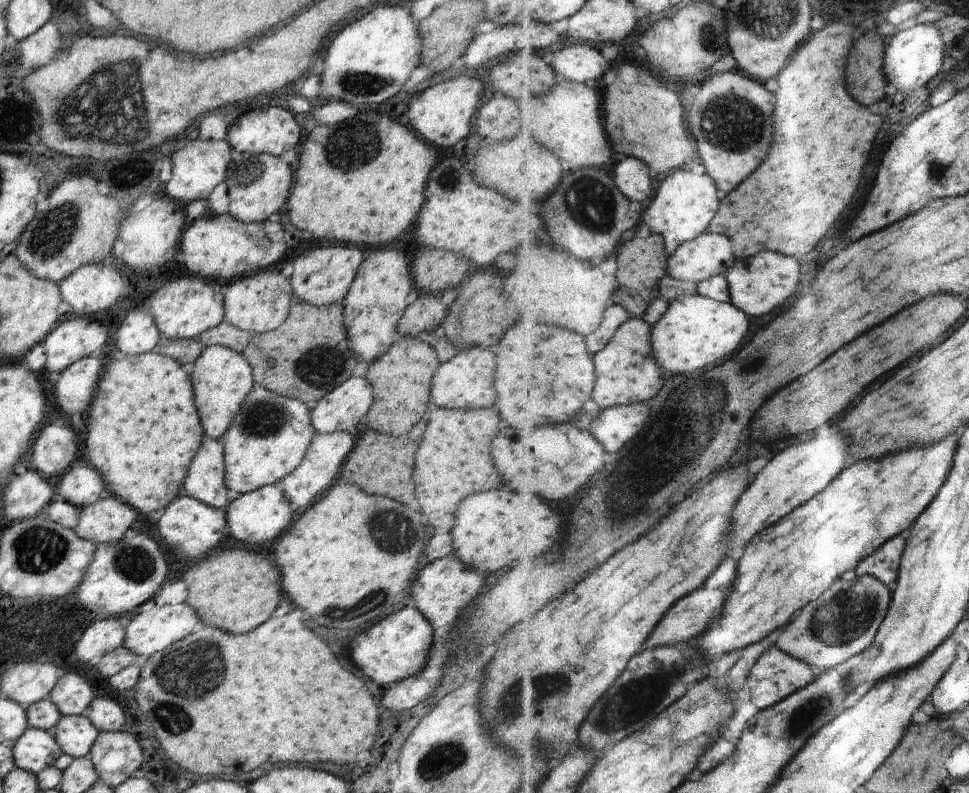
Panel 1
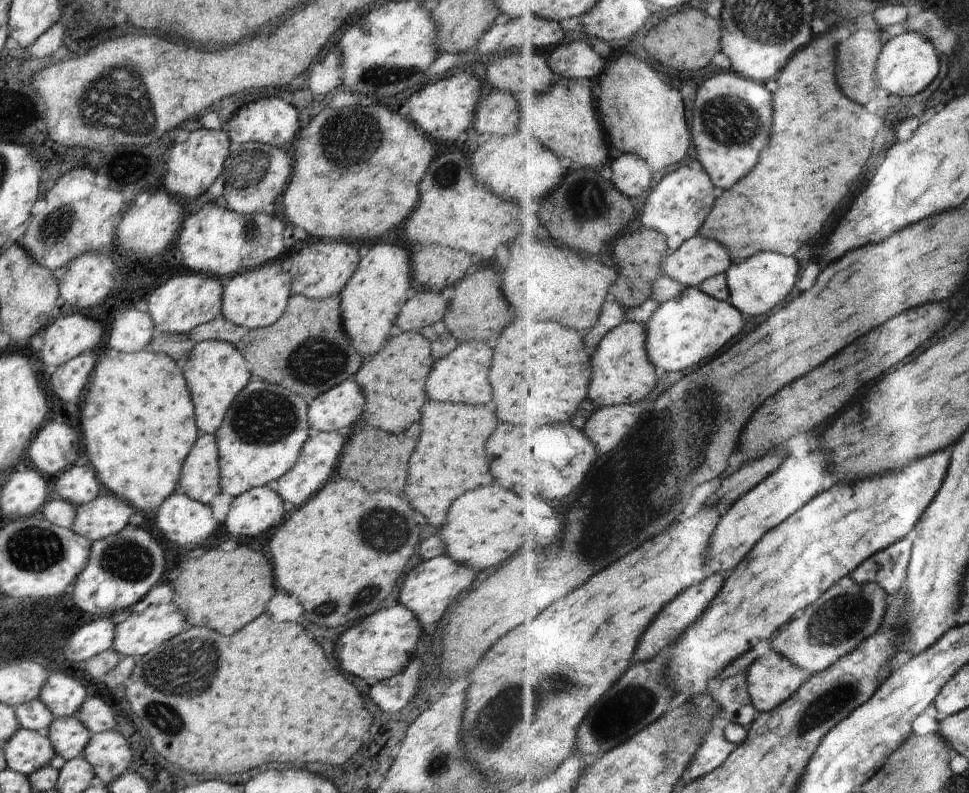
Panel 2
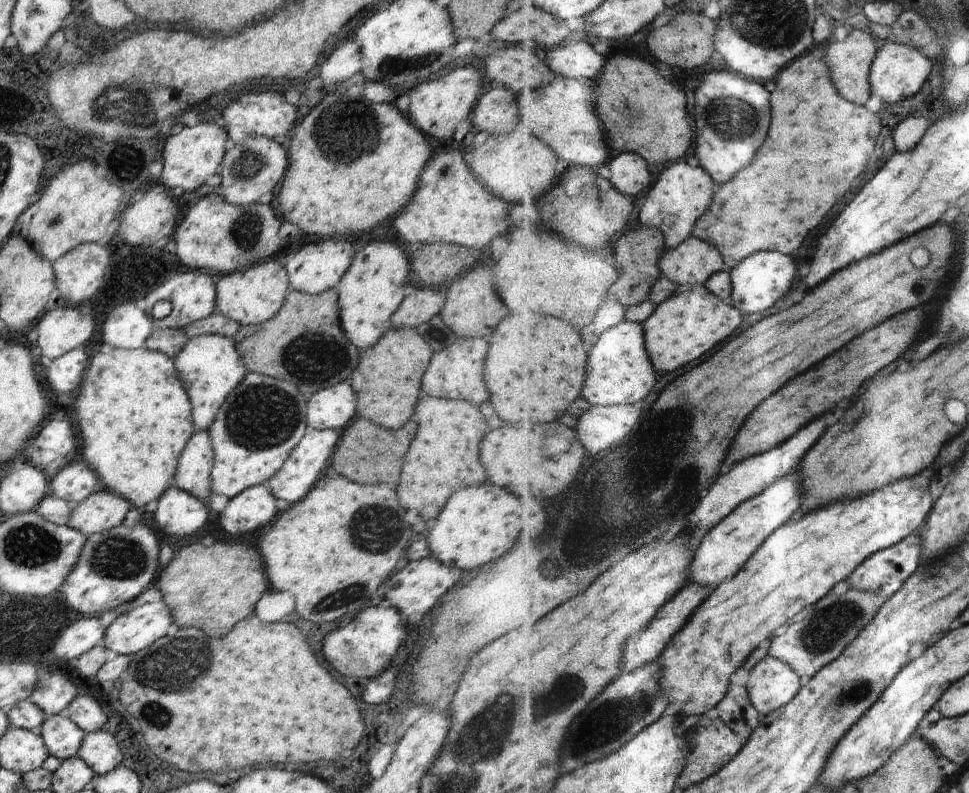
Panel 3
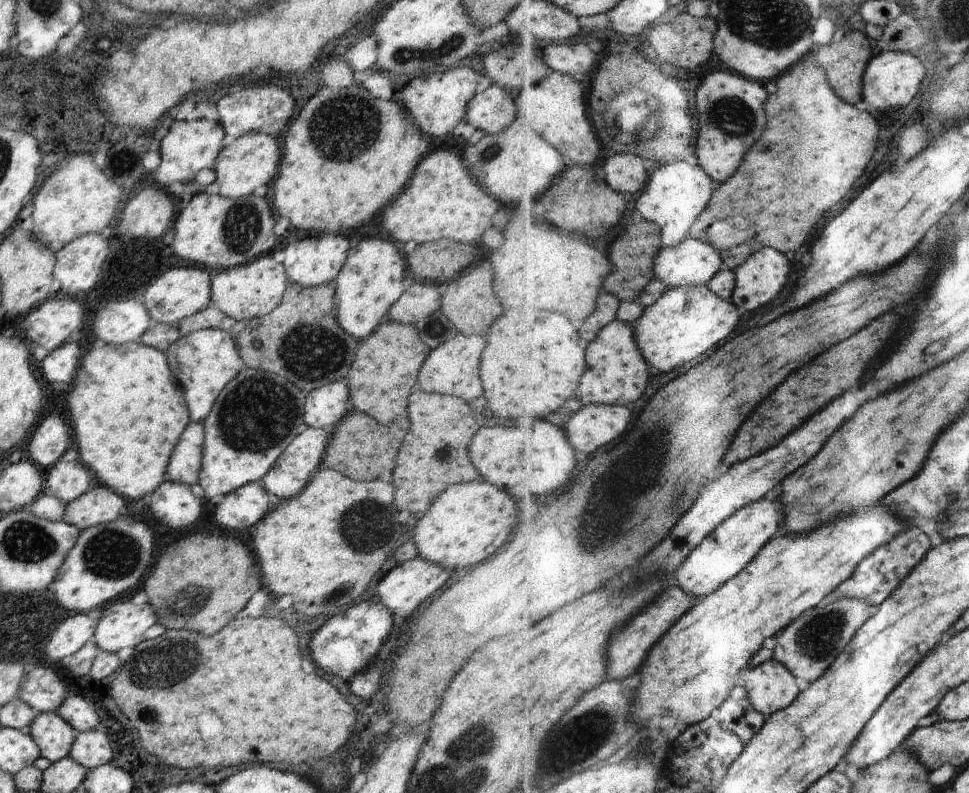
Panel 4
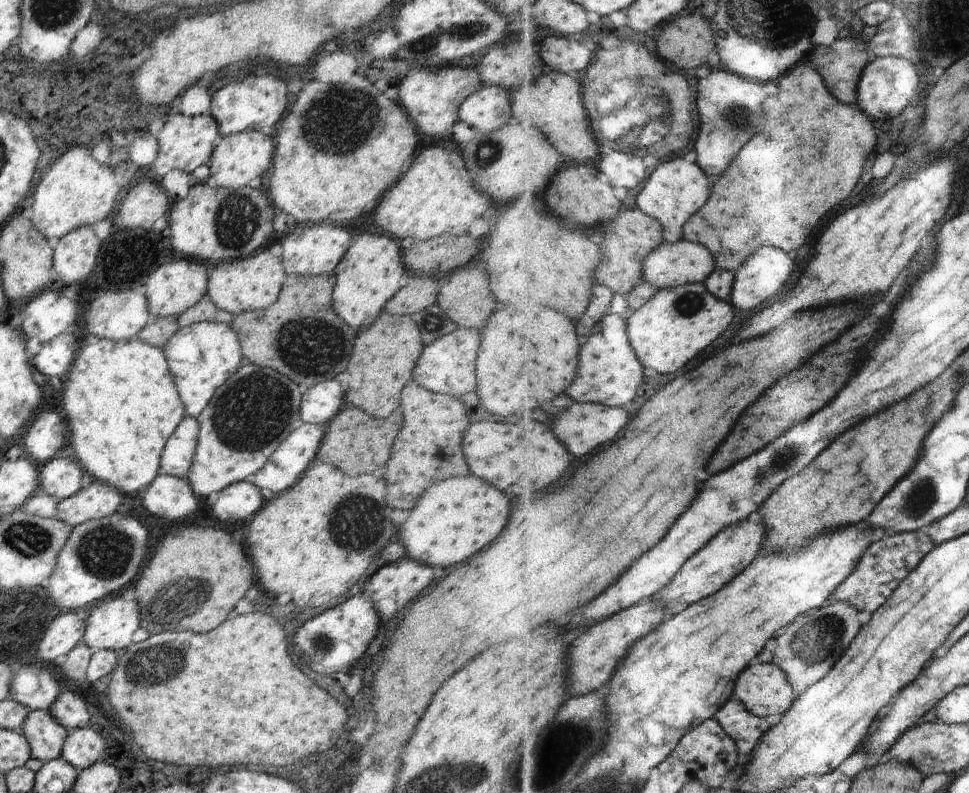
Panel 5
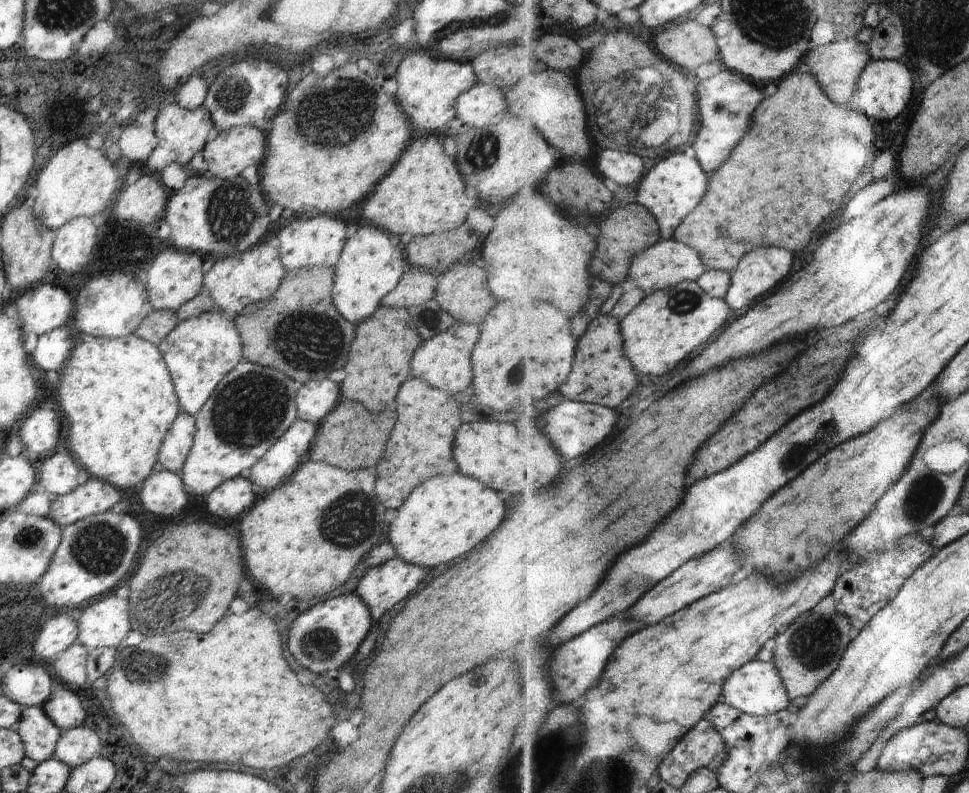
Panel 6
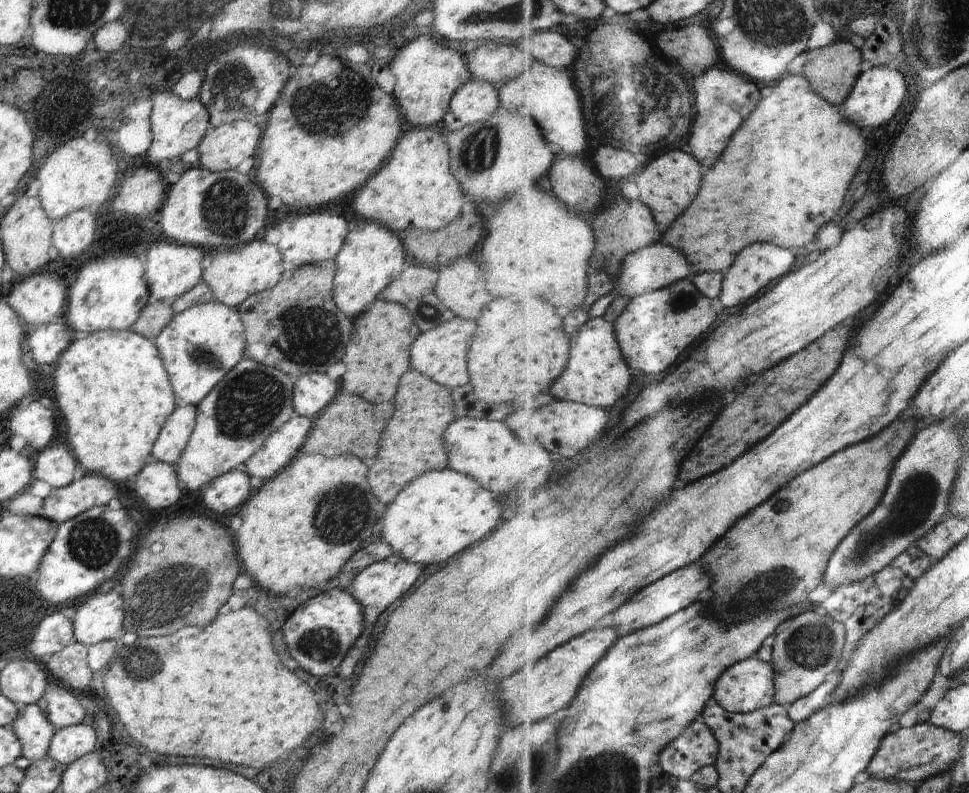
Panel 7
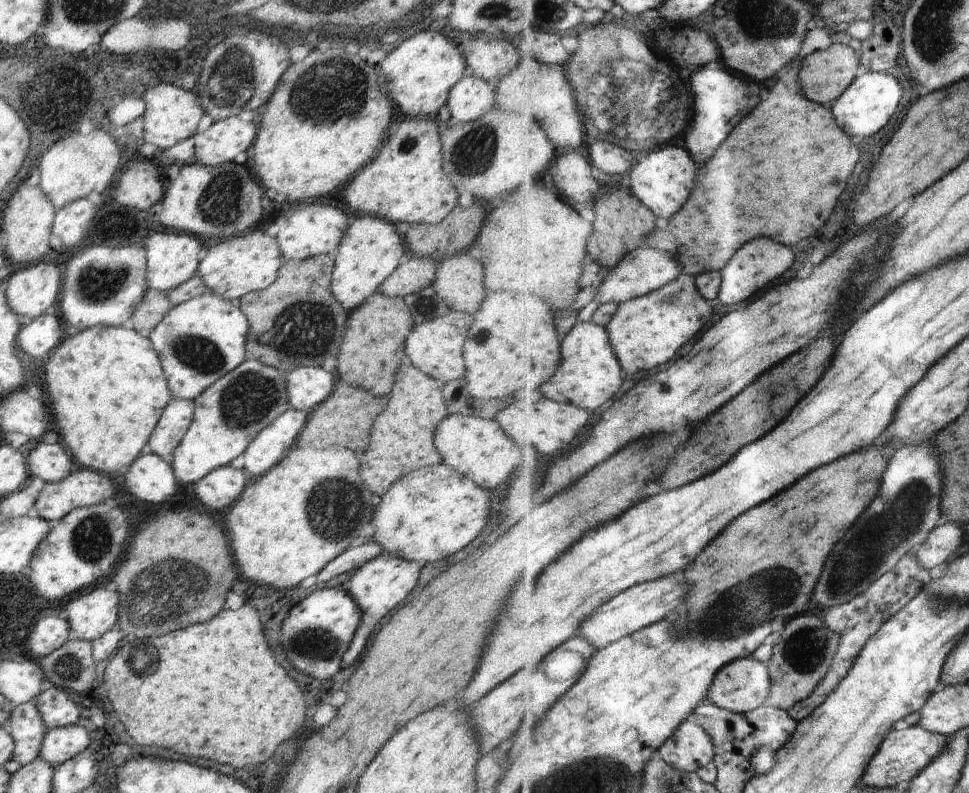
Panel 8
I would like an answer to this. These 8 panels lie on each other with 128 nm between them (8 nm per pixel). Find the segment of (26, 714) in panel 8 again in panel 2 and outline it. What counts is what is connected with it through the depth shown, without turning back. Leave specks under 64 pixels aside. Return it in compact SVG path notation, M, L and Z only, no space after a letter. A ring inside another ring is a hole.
M72 715L70 717L55 718L45 733L52 743L54 752L66 761L82 756L82 751L93 735Z

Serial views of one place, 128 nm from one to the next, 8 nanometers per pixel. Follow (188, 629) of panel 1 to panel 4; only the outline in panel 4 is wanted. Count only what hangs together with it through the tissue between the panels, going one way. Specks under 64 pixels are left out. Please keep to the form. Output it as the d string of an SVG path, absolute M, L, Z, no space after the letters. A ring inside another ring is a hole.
M129 597L108 604L103 611L92 640L109 653L138 646L145 640L144 632L158 620L150 604L133 605Z

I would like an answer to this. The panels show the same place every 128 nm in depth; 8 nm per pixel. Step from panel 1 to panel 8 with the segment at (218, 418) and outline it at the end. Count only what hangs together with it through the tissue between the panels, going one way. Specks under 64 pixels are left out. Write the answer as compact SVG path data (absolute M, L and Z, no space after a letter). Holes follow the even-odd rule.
M213 293L170 308L160 324L146 334L160 358L170 392L176 399L194 400L248 358L245 344L249 330L242 311L231 301Z

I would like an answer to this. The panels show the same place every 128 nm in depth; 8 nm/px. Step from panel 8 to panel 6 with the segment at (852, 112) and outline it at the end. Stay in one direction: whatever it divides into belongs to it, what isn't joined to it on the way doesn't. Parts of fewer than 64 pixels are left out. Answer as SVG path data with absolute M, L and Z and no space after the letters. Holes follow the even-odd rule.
M878 60L870 62L868 70L864 70L864 78L860 78L860 94L856 94L856 110L866 114L870 120L896 120L910 104L914 92L914 74L908 66L896 60Z

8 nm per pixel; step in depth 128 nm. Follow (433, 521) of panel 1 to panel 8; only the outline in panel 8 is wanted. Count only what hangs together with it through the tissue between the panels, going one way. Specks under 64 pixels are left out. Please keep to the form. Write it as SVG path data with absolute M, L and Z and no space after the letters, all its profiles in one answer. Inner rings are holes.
M409 361L398 368L395 380L392 396L388 400L388 410L384 410L376 426L372 426L368 450L357 452L357 459L362 466L362 480L368 490L380 498L406 474L443 462L439 450L434 446L434 430L440 420L449 414L442 392L444 384L430 378Z

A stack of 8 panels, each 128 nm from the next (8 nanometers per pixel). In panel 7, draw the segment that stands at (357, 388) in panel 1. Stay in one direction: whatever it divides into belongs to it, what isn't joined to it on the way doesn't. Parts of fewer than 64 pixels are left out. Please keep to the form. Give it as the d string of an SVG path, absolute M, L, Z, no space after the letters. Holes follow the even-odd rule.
M308 372L296 380L293 394L295 415L314 419L322 412L332 398L340 392L339 381L330 379L326 374Z

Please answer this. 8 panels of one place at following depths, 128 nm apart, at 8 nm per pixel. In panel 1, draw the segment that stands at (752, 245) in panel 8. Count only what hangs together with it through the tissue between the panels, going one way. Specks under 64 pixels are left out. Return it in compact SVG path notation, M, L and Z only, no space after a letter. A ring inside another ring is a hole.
M766 250L764 254L756 255L756 258L739 259L726 278L730 283L732 303L751 317L760 318L778 312L786 304L786 300L796 296L802 284L802 276L804 266L798 258Z

